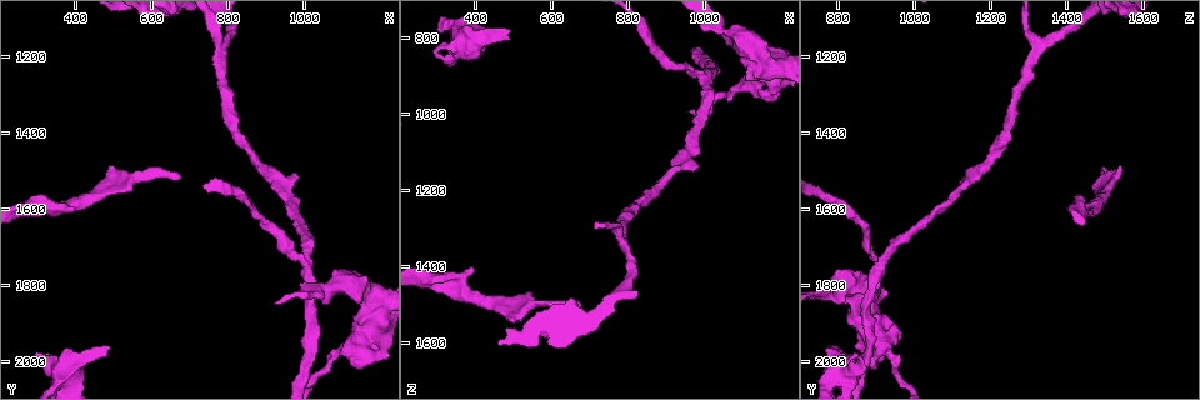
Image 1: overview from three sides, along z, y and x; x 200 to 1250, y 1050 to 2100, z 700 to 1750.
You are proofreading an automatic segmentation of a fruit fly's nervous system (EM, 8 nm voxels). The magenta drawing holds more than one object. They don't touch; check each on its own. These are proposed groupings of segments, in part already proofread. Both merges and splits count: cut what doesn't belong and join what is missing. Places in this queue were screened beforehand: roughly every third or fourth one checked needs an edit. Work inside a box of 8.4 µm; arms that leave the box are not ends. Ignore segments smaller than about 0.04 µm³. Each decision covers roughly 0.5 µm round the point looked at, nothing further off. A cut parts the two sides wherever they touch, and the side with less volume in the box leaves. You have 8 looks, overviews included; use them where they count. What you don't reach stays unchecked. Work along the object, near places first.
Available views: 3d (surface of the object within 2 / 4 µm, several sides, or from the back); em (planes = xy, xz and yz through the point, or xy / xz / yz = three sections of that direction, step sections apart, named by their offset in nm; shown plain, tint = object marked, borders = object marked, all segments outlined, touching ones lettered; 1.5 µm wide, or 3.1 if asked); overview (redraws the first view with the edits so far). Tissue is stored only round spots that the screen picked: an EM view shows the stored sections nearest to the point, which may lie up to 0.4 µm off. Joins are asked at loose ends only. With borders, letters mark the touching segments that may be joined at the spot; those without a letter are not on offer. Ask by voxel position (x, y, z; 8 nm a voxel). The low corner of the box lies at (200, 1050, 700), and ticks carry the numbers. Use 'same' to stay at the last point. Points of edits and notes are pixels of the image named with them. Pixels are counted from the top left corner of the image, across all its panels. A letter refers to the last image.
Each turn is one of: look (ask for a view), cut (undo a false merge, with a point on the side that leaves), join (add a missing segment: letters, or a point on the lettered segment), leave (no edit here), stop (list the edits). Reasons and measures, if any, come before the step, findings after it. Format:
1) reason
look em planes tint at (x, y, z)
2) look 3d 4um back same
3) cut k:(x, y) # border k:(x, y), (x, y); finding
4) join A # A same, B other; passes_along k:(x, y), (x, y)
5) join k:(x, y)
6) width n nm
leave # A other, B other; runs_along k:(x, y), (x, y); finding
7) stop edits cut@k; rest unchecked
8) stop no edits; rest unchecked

a fork
look em planes borders at (1005, 1740, 915)

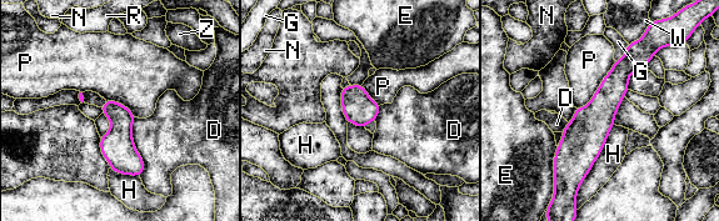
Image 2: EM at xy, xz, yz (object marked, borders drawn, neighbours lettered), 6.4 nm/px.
leave # D other, E other, G other, H other, N other, P other, R other, W other, Z other; runs_along 2:(637, 45), (574, 156), (574, 180); continuous, no second cell

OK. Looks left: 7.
an open end
look em yz step 8 tint at (480, 1965, 805)

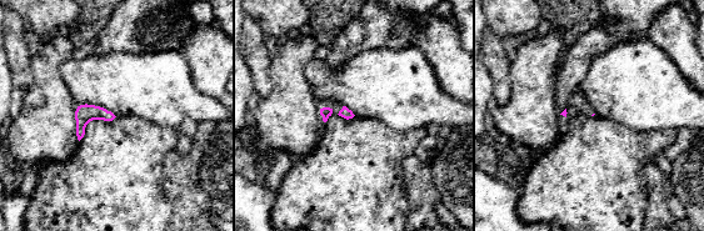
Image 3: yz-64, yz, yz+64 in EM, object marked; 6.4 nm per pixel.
cut it another way
look em planes borders same

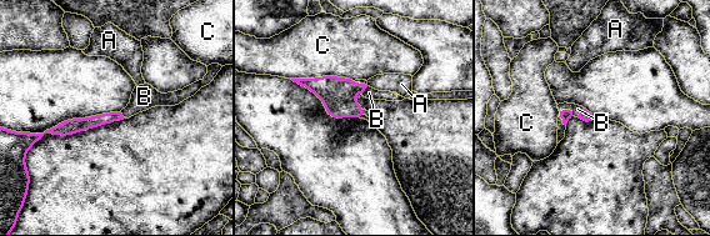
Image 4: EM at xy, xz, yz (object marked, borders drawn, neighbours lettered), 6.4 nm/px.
join B # A other, B same, C other; the cell continues

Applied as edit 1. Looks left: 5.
stop edits join@4; rest unchecked

